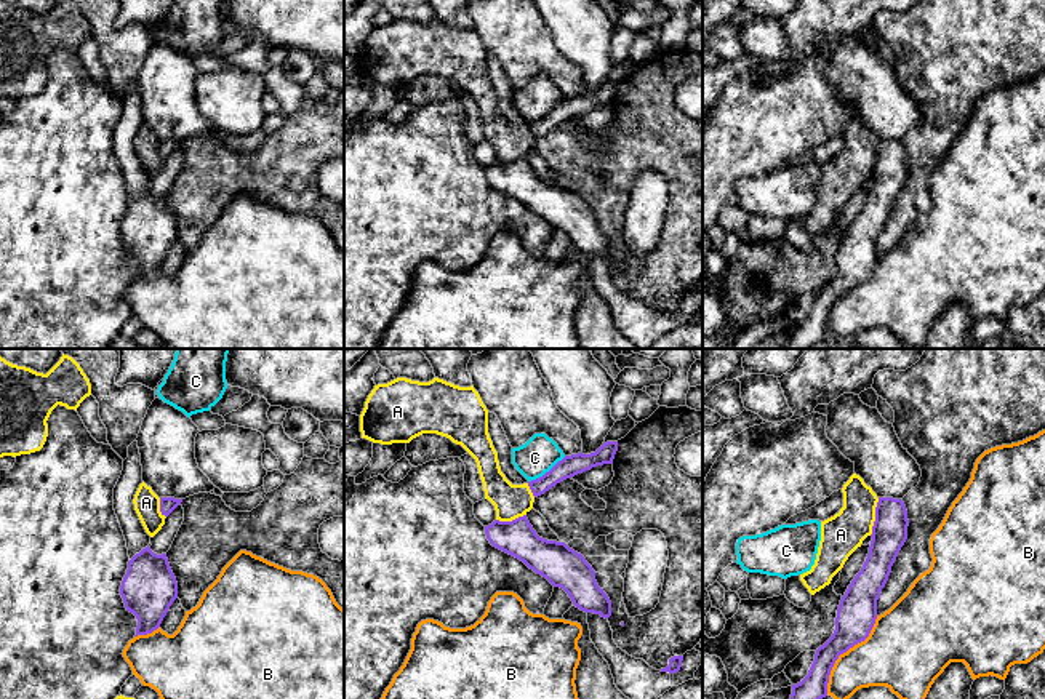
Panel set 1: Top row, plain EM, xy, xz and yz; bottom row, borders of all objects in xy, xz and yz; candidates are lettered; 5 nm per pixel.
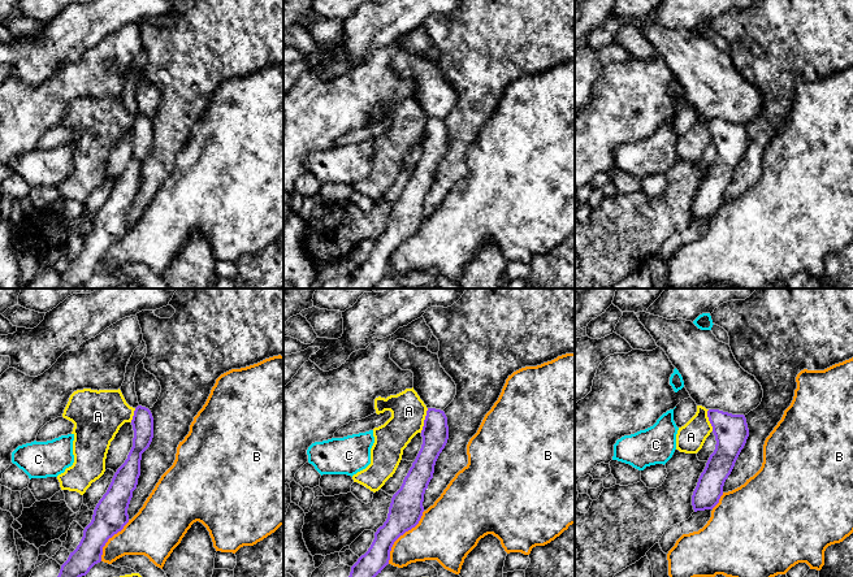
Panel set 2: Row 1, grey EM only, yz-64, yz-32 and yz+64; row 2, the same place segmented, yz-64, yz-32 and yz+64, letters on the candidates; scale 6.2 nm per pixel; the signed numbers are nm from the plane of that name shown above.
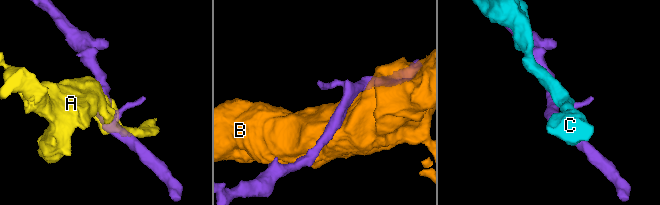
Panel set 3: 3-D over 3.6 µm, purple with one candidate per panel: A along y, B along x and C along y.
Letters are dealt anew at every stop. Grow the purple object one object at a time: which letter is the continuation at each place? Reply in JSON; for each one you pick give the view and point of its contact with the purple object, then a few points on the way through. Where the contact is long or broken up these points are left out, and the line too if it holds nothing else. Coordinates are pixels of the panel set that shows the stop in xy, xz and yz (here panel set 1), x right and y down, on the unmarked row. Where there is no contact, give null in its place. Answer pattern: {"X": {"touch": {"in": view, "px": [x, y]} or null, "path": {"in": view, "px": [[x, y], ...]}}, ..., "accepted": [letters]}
{"accepted": []}

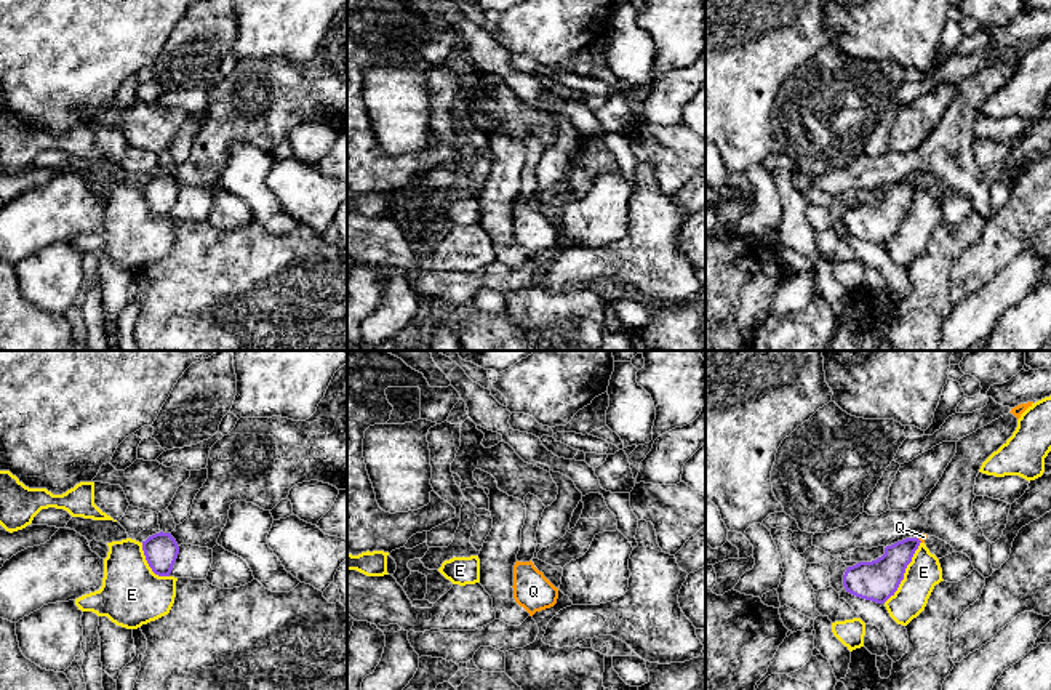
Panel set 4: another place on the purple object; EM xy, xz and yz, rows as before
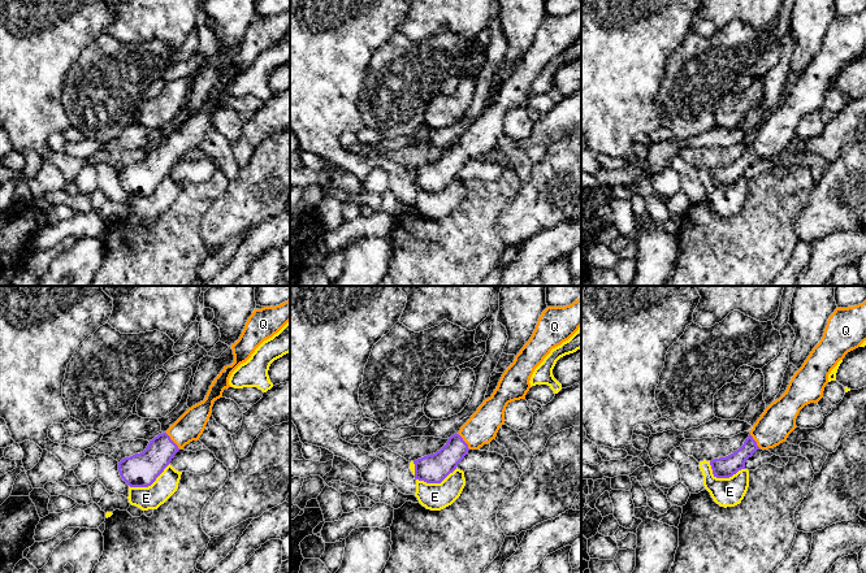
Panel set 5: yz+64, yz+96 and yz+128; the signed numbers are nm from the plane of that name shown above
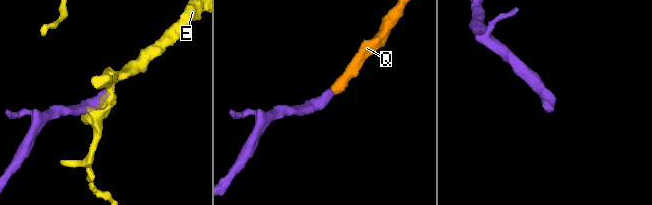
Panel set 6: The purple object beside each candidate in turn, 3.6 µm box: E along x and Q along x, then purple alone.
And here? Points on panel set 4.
{"Q": {"touch": {"in": "yz", "px": [919, 181]}, "path": {"in": "yz", "px": [[883, 216], [919, 181], [923, 178]]}}, "accepted": ["Q"]}

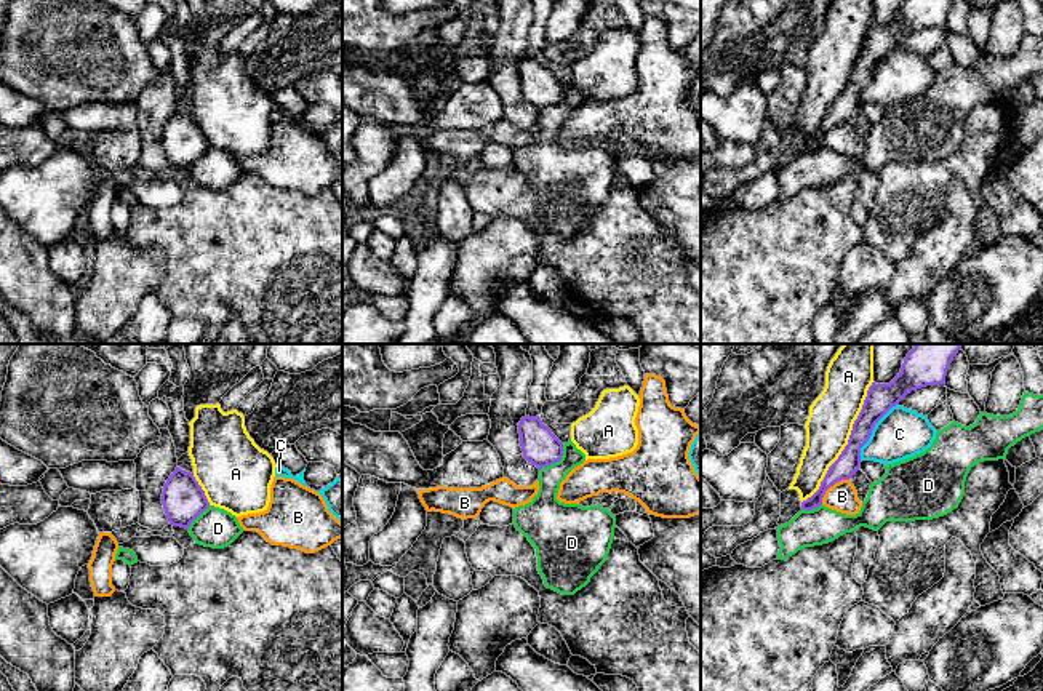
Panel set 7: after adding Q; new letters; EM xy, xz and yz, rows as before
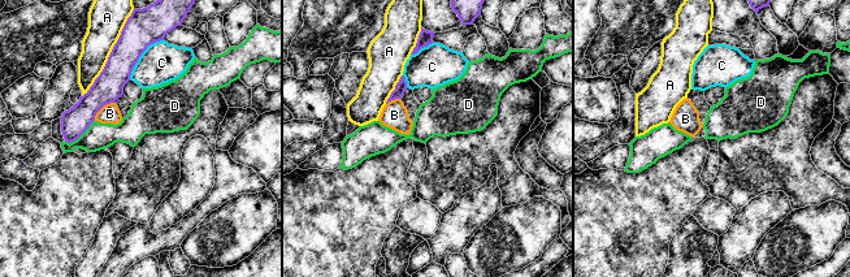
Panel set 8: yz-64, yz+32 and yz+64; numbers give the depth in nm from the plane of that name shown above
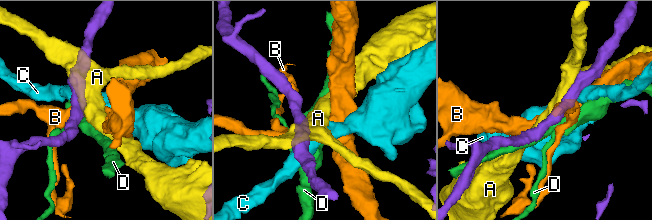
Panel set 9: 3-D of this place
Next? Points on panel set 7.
{"accepted": []}

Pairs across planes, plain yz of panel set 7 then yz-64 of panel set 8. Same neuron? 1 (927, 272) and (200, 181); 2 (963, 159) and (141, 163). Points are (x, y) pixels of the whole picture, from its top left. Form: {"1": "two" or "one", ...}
{"1": "one", "2": "one"}

